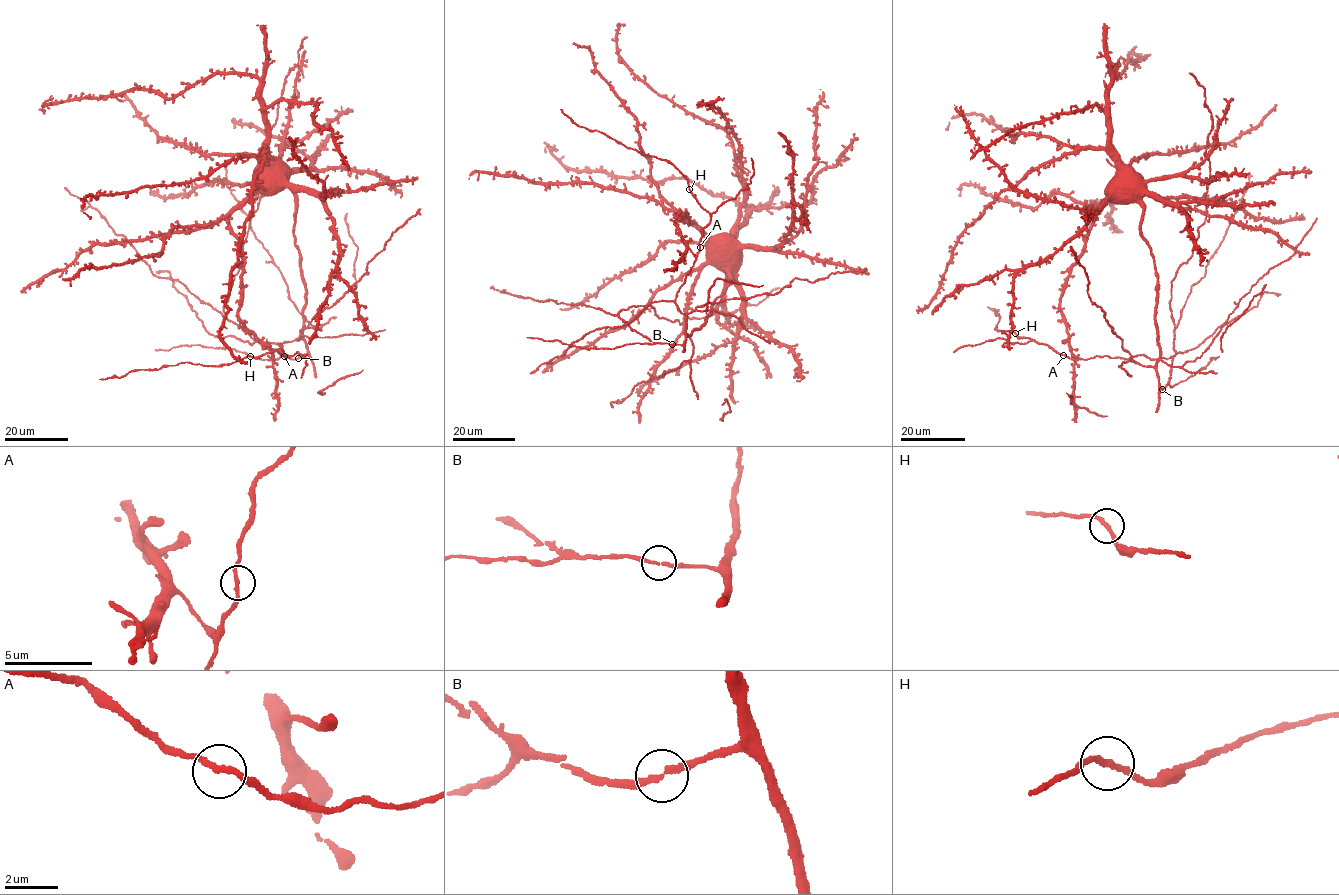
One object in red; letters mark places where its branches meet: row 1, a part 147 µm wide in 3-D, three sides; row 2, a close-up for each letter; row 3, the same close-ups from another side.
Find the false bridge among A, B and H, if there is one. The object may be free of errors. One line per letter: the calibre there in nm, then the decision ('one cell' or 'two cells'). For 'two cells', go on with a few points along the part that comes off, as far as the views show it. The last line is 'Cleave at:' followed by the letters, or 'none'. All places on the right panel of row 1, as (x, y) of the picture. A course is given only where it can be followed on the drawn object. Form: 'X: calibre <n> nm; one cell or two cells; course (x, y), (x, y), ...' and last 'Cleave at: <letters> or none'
A: calibre 200 nm; one cell
B: calibre 190 nm; one cell
H: calibre 190 nm; one cell
Cleave at: none

